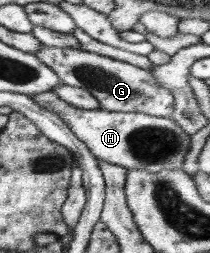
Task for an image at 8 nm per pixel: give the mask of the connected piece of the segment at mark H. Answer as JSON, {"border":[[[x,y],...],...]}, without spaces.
{"border":[[[52,91],[33,94],[30,97],[44,109],[59,115],[73,134],[87,144],[96,159],[107,161],[125,170],[146,170],[150,175],[175,169],[184,172],[186,156],[189,154],[191,136],[173,119],[154,117],[136,112],[107,112],[103,109],[76,109],[60,101]]]}

